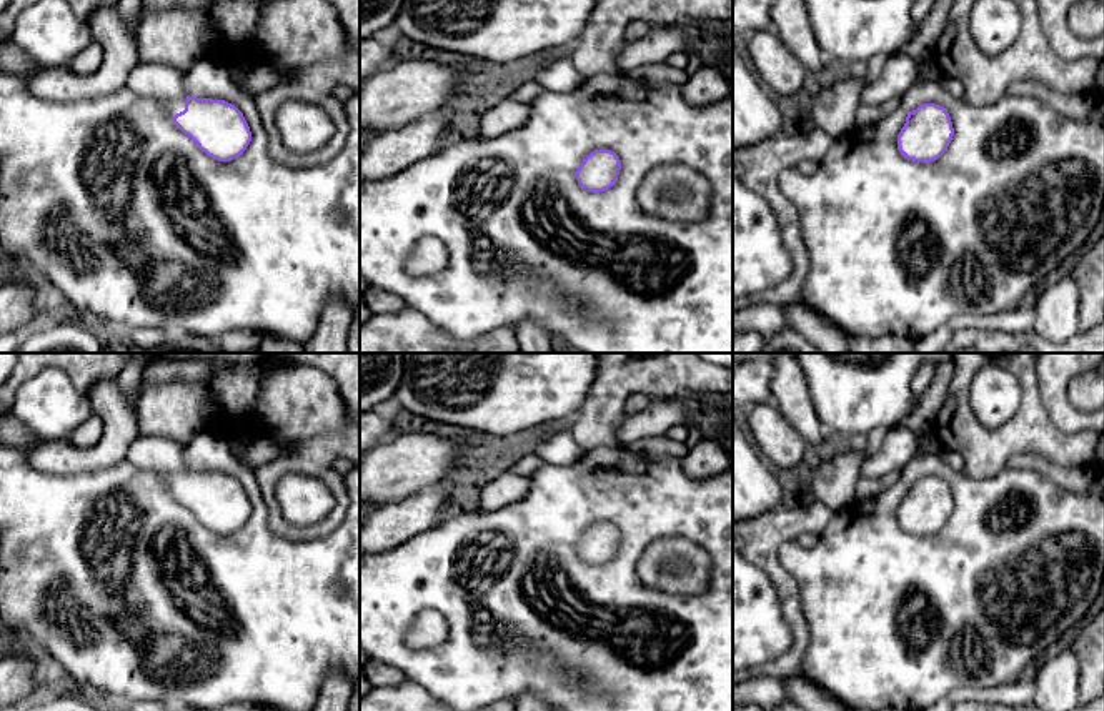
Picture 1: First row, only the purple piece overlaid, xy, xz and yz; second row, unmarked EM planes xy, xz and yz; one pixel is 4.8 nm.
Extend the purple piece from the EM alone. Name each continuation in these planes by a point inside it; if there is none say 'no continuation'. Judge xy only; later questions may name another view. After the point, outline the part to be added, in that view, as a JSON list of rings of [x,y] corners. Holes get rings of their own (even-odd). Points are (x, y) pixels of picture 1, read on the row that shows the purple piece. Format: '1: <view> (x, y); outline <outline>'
1: xy (160, 82); outline [[[138,62],[128,73],[128,88],[162,103],[170,117],[185,110],[185,72],[163,63]]]

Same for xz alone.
no continuation

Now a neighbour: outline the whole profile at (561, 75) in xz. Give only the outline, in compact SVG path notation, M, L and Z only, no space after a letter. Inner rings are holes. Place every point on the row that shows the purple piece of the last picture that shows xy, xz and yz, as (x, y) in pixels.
M559 58L545 67L535 78L543 90L568 93L584 82L571 58Z

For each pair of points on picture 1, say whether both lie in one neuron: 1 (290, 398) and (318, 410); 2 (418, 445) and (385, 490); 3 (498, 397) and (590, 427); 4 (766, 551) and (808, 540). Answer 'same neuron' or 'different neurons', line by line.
1: same neuron
2: same neuron
3: different neurons
4: different neurons

